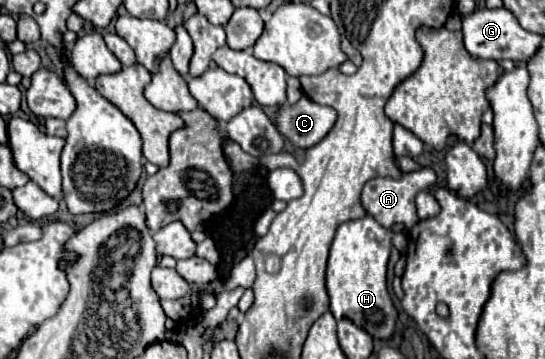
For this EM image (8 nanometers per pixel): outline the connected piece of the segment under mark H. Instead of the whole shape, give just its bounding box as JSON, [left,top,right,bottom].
[327,215,408,339]

